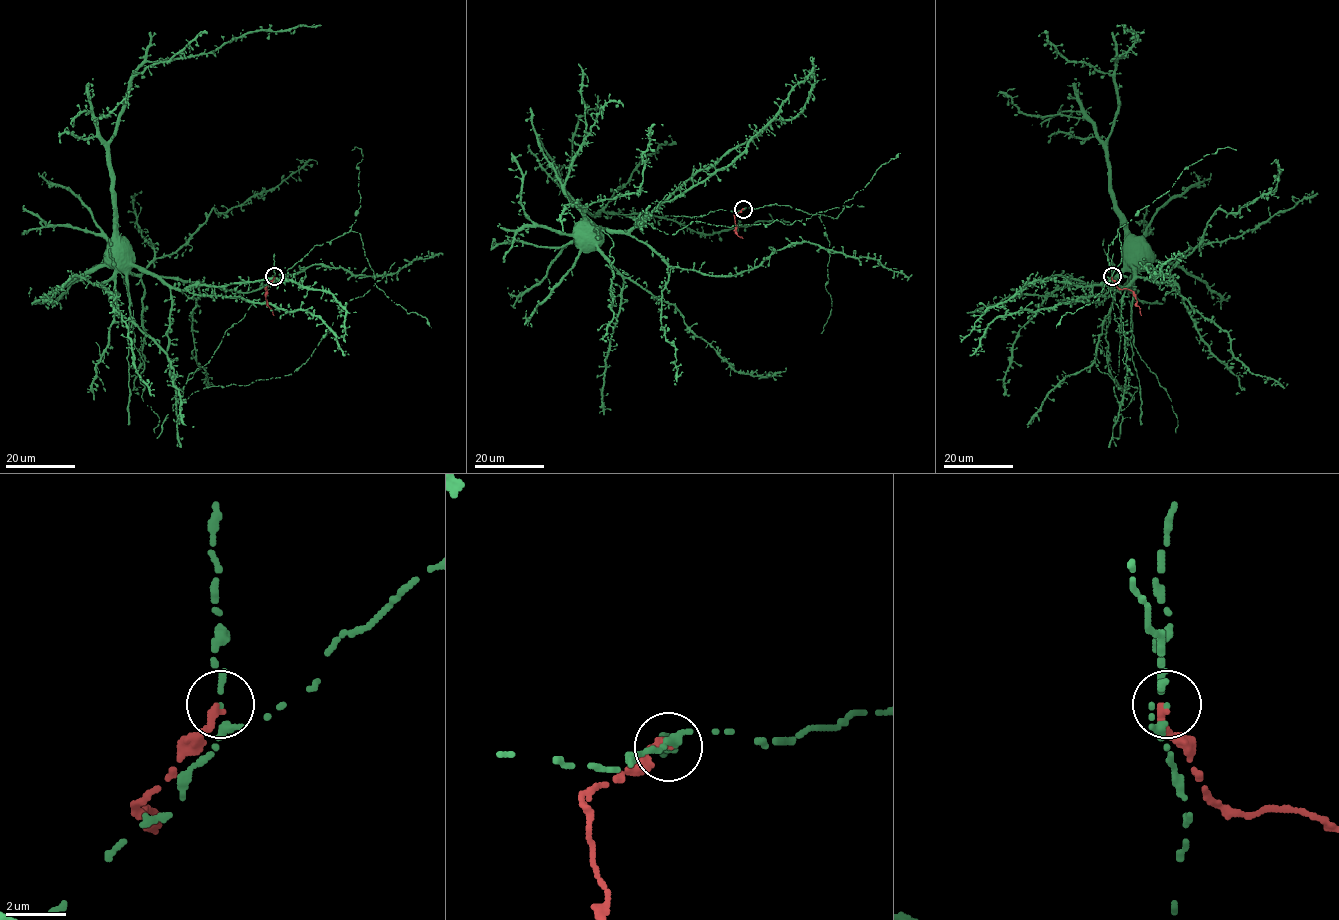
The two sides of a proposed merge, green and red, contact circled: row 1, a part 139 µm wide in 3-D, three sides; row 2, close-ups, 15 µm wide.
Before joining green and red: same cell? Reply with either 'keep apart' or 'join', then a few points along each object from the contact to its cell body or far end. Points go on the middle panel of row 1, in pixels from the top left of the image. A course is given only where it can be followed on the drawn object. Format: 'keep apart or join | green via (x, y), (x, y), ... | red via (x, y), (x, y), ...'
keep apart | green via (743, 209), (720, 209), (696, 217), (664, 216), (652, 211), (626, 231), (600, 229), (587, 220) | red via (743, 209), (735, 215), (735, 233), (742, 238)

